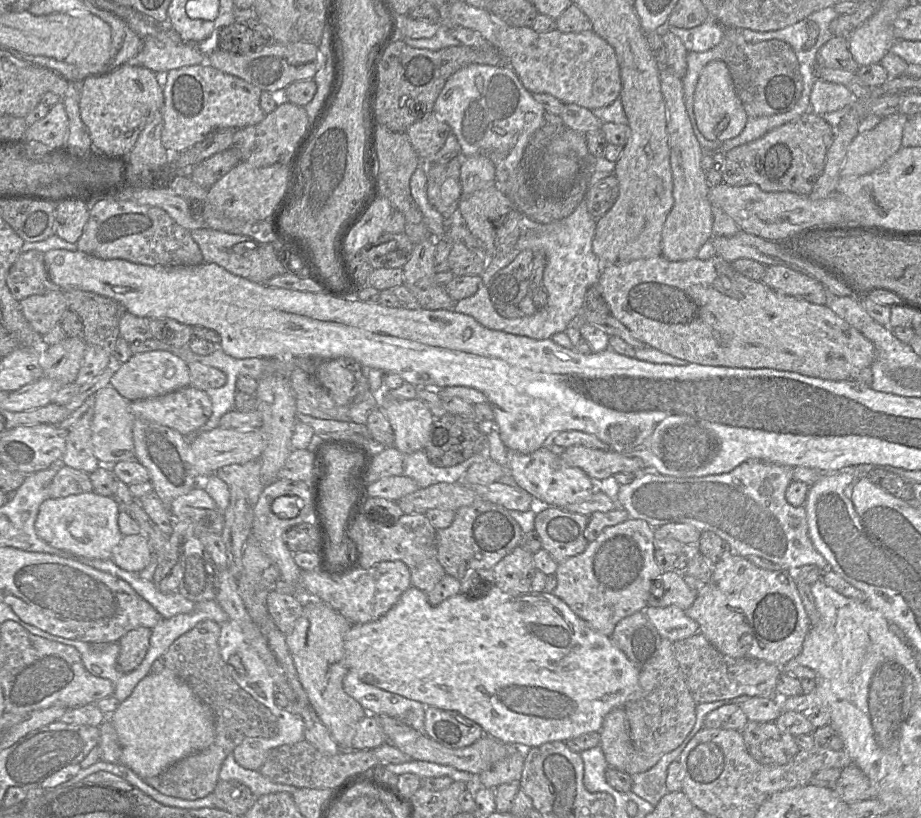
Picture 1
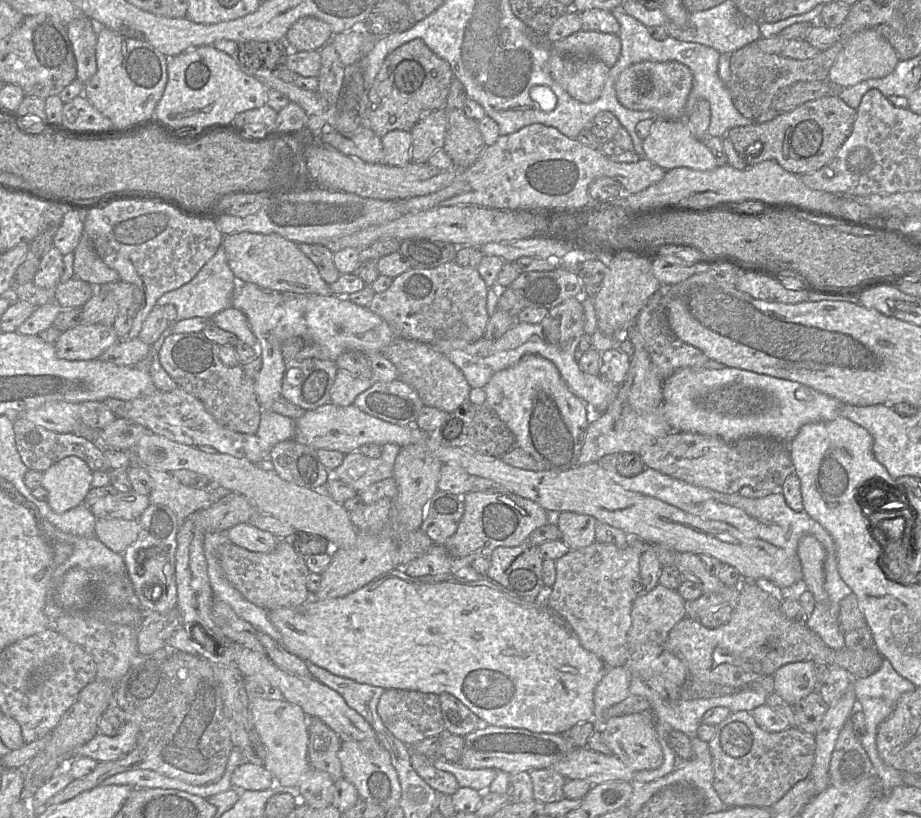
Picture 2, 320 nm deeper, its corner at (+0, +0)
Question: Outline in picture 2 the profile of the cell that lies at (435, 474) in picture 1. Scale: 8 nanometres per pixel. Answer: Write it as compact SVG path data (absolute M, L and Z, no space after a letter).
M359 451L345 455L342 464L332 473L350 484L357 492L363 492L372 484L387 478L393 478L394 467L386 463L381 456L369 458Z

